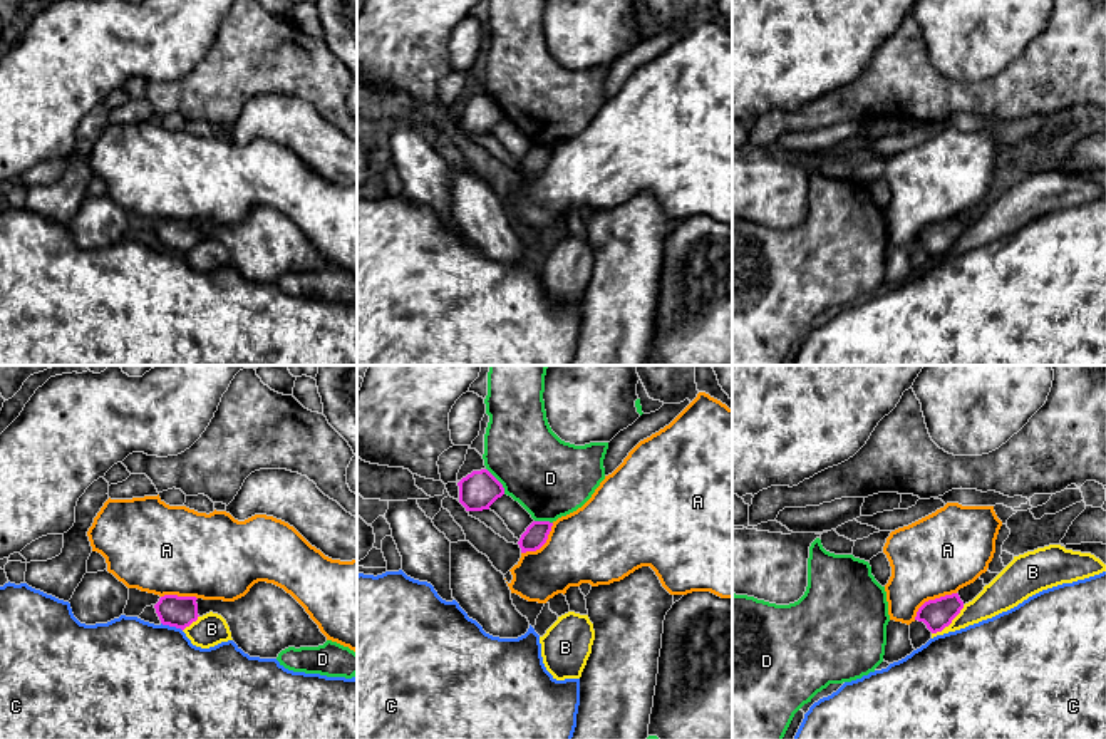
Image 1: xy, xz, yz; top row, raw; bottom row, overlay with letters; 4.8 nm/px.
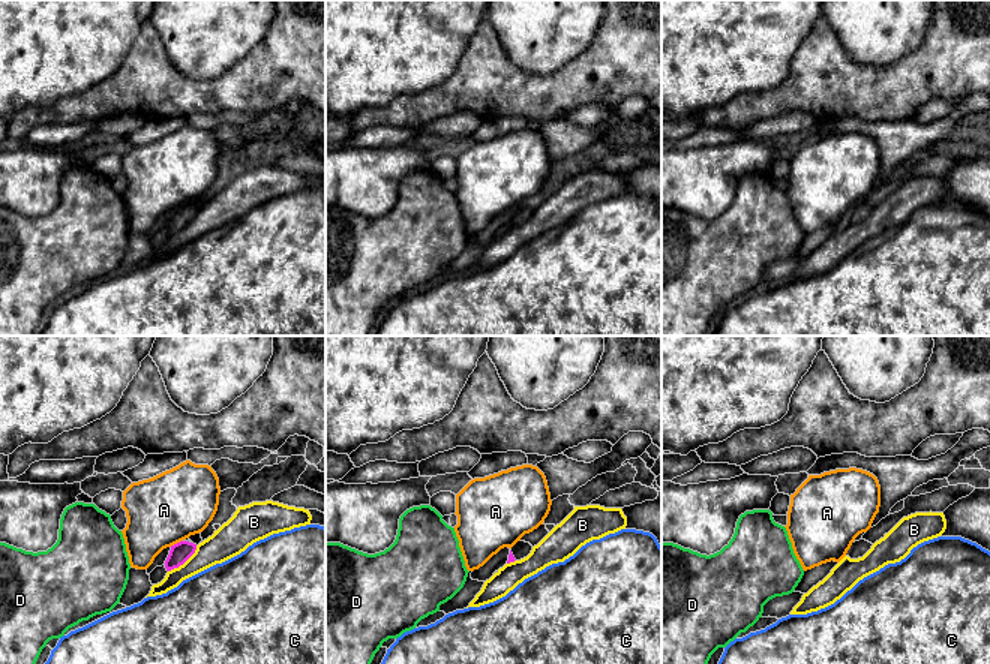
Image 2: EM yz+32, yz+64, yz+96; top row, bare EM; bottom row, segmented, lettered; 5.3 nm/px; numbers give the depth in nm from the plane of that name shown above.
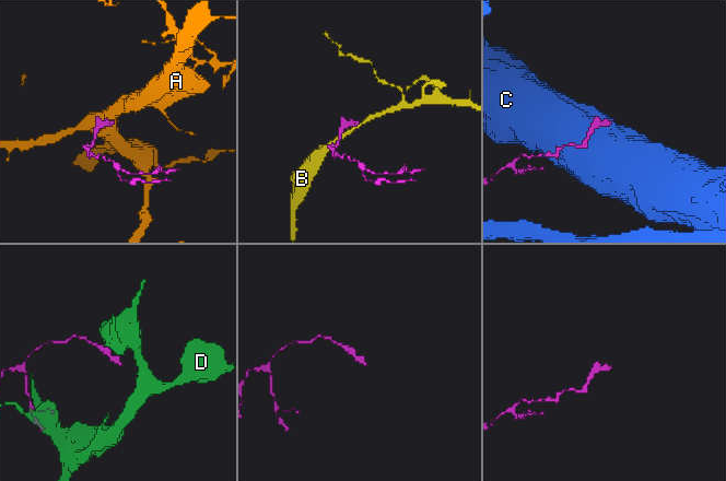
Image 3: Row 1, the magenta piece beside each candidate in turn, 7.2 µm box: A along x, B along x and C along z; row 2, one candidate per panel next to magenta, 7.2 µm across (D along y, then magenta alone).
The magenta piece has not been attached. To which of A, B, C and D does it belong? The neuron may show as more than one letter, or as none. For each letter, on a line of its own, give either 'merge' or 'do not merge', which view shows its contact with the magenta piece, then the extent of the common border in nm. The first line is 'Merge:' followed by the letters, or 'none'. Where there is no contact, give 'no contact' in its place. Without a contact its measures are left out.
Merge: none
A: do not merge; meets magenta in yz; contact 240 nm long
B: do not merge; meets magenta in yz; contact 220 nm long
C: do not merge; meets magenta in xy; contact 110 nm long
D: do not merge; meets magenta in xz; contact 160 nm long

